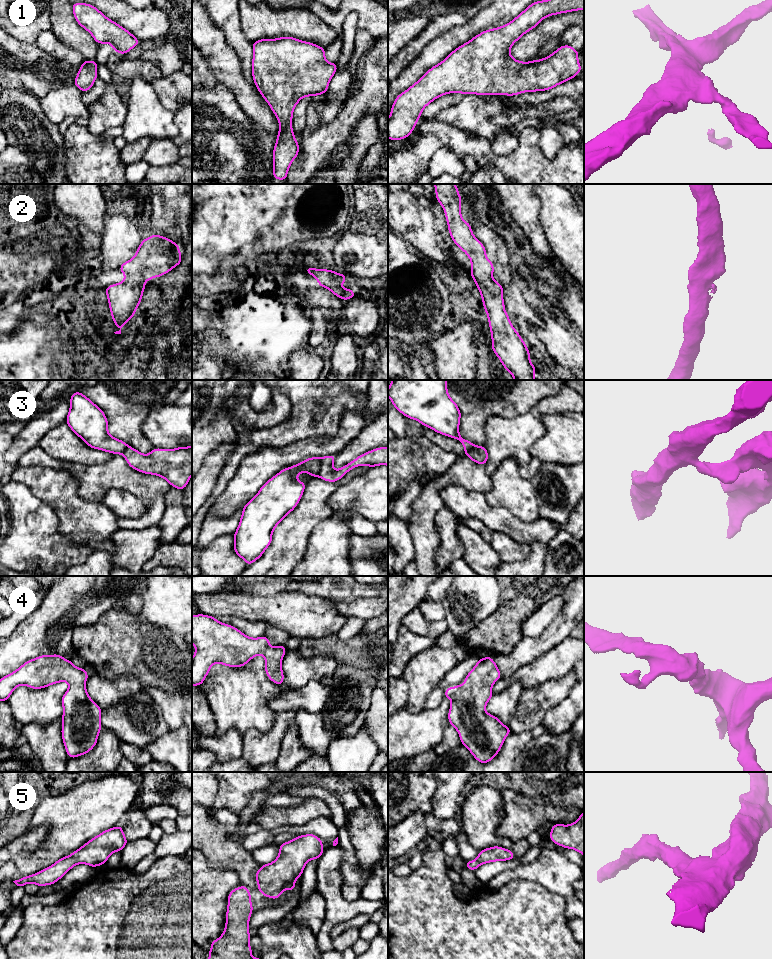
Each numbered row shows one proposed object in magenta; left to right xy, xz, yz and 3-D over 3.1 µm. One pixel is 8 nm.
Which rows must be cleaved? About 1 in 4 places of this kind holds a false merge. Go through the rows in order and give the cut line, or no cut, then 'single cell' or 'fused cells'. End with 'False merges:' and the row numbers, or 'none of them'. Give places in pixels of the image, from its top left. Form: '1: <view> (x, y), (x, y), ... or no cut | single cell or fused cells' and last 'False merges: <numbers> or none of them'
1: no cut | single cell
2: no cut | single cell
3: xz (322, 457), (319, 463), (319, 472), (316, 475) | fused cells
4: no cut | single cell
5: no cut | single cell
False merges: 3

